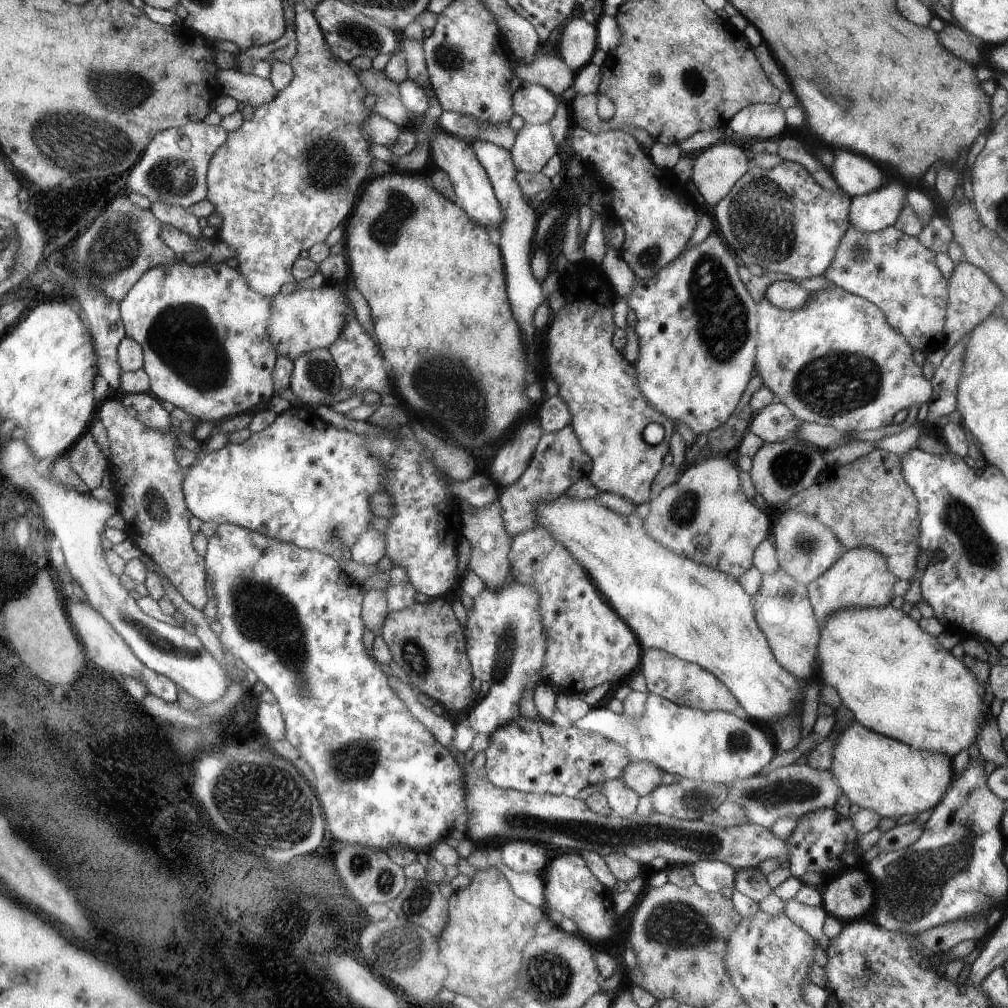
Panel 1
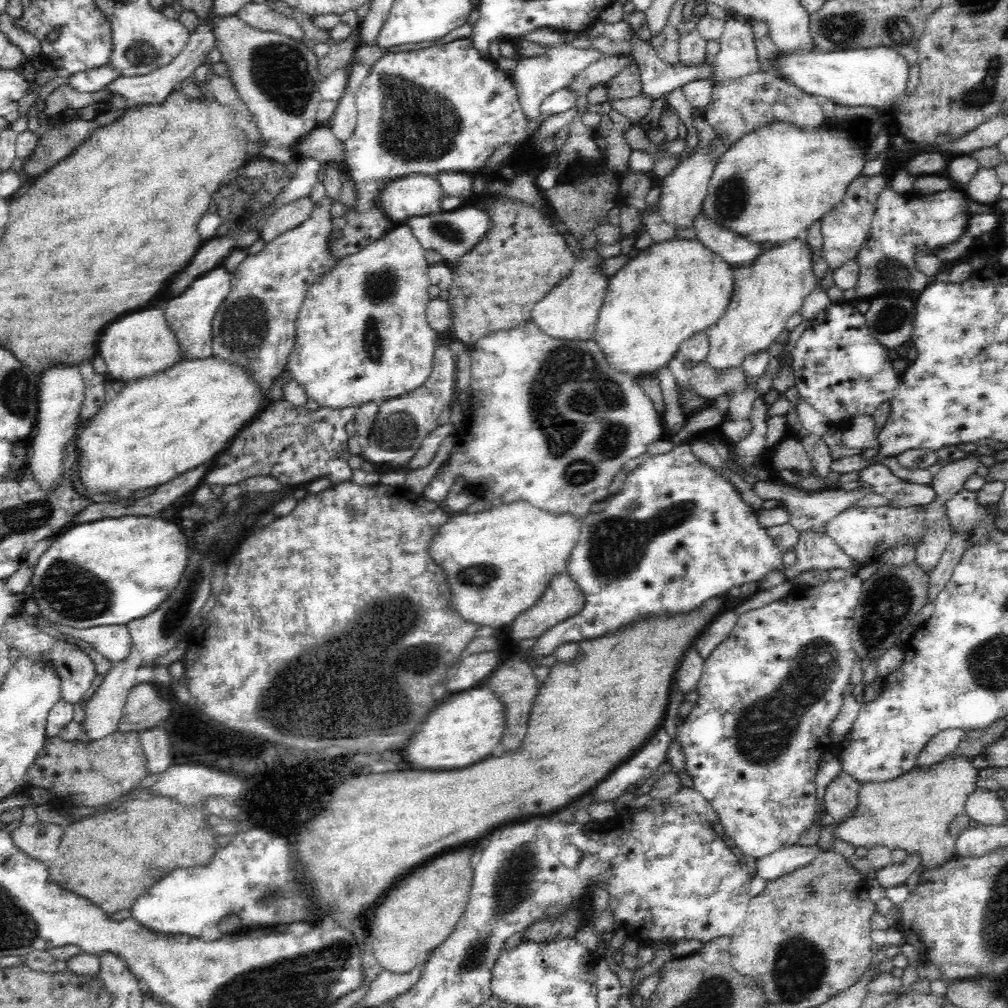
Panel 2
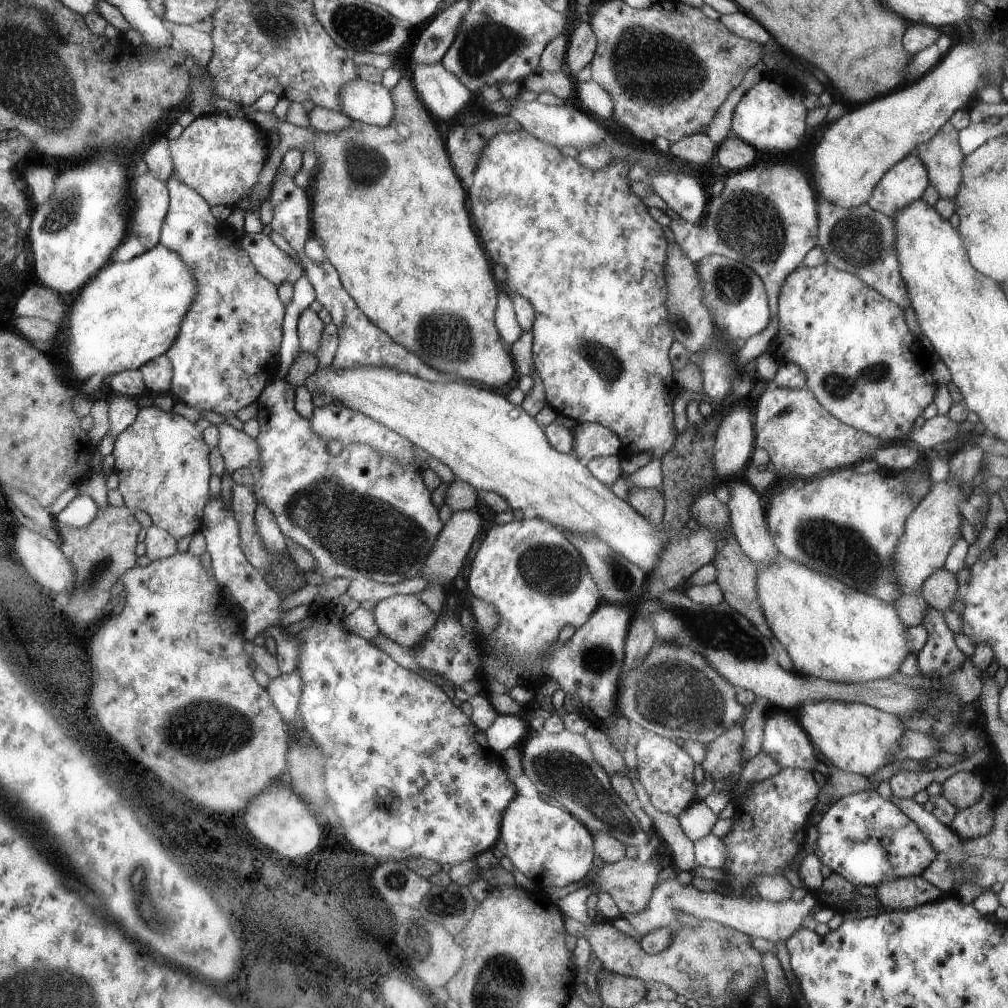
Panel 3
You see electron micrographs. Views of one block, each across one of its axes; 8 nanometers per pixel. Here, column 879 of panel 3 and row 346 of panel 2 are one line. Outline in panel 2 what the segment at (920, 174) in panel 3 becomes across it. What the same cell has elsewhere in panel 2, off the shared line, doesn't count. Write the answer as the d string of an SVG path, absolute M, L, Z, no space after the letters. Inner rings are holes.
M224 265L218 266L193 281L184 294L170 300L168 304L164 304L166 322L174 335L177 336L178 342L181 343L185 359L205 359L213 356L211 322L220 304L230 293L232 276L233 274L228 272Z

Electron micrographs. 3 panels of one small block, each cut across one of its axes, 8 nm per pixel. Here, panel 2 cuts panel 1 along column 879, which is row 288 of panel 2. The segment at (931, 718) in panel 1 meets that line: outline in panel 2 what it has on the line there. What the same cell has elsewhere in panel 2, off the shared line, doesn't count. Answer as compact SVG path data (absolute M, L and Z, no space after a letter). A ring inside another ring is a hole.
M674 238L666 242L652 242L609 280L594 334L594 341L605 354L607 364L635 380L654 376L660 368L668 367L668 362L678 355L680 346L687 339L705 332L723 315L734 291L733 270L721 256L698 239Z

